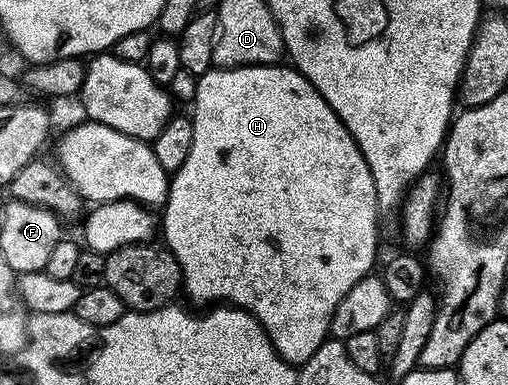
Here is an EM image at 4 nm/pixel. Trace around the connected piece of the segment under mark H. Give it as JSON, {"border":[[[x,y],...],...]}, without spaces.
{"border":[[[293,65],[241,66],[231,70],[211,68],[207,74],[199,77],[192,109],[192,152],[188,152],[184,168],[180,168],[170,178],[170,191],[166,193],[162,218],[160,214],[160,234],[166,237],[164,245],[174,253],[182,269],[184,294],[194,302],[229,304],[237,309],[247,310],[264,328],[280,357],[291,364],[307,362],[312,352],[316,352],[316,348],[320,348],[320,344],[331,337],[332,316],[340,300],[344,300],[344,296],[352,292],[355,284],[375,269],[380,215],[372,172],[346,125],[336,116],[324,96],[320,96],[318,89]]]}

